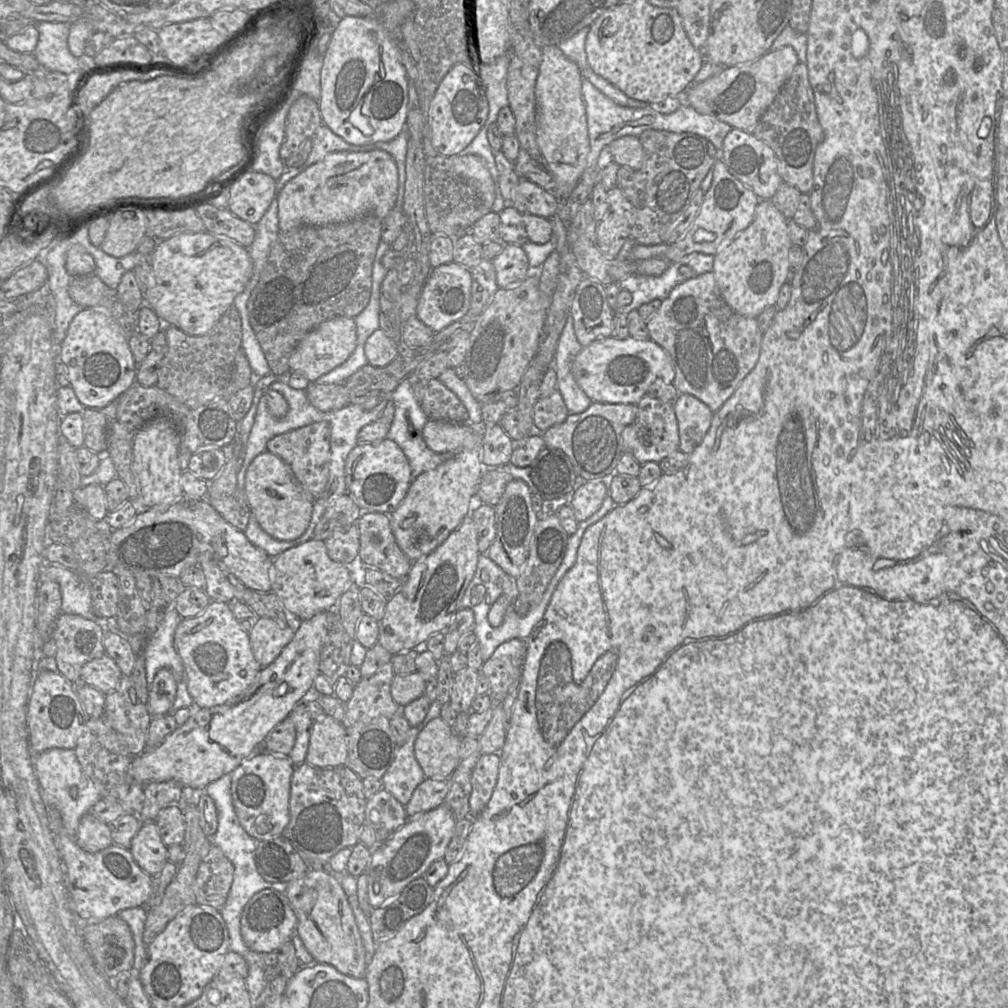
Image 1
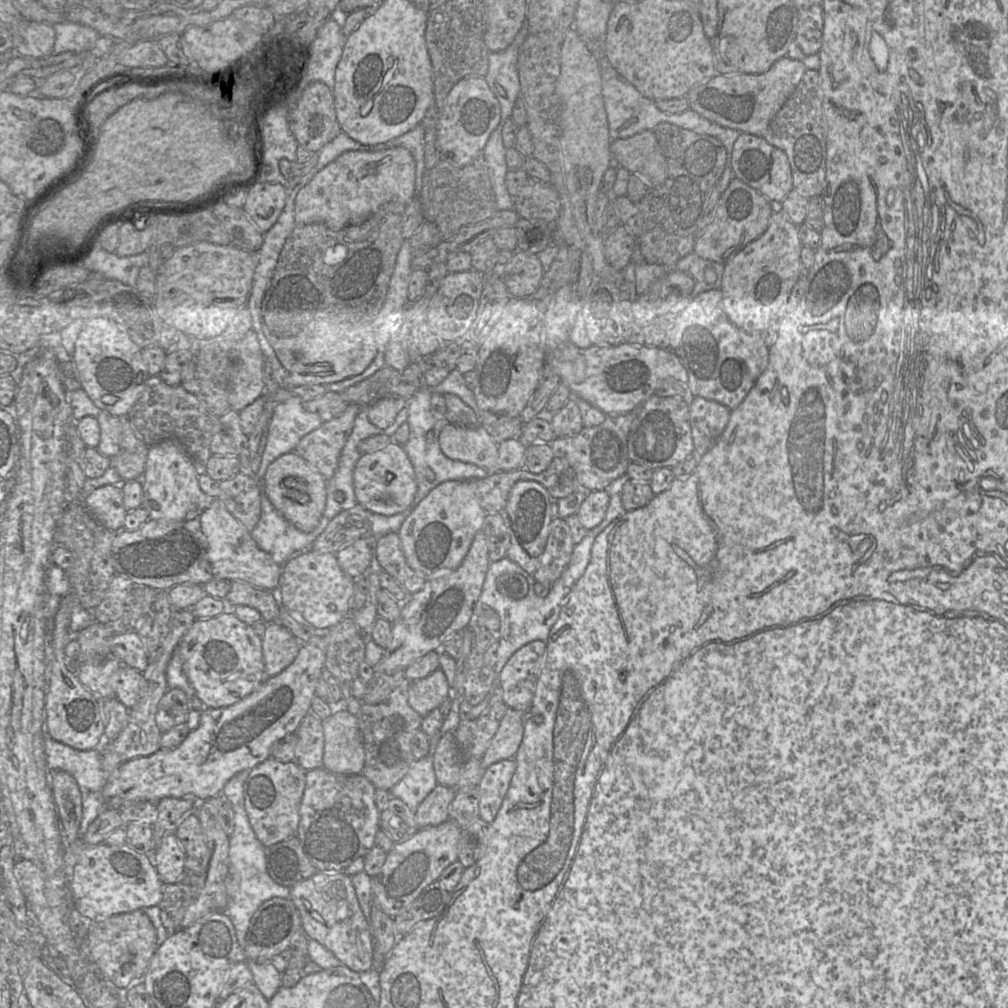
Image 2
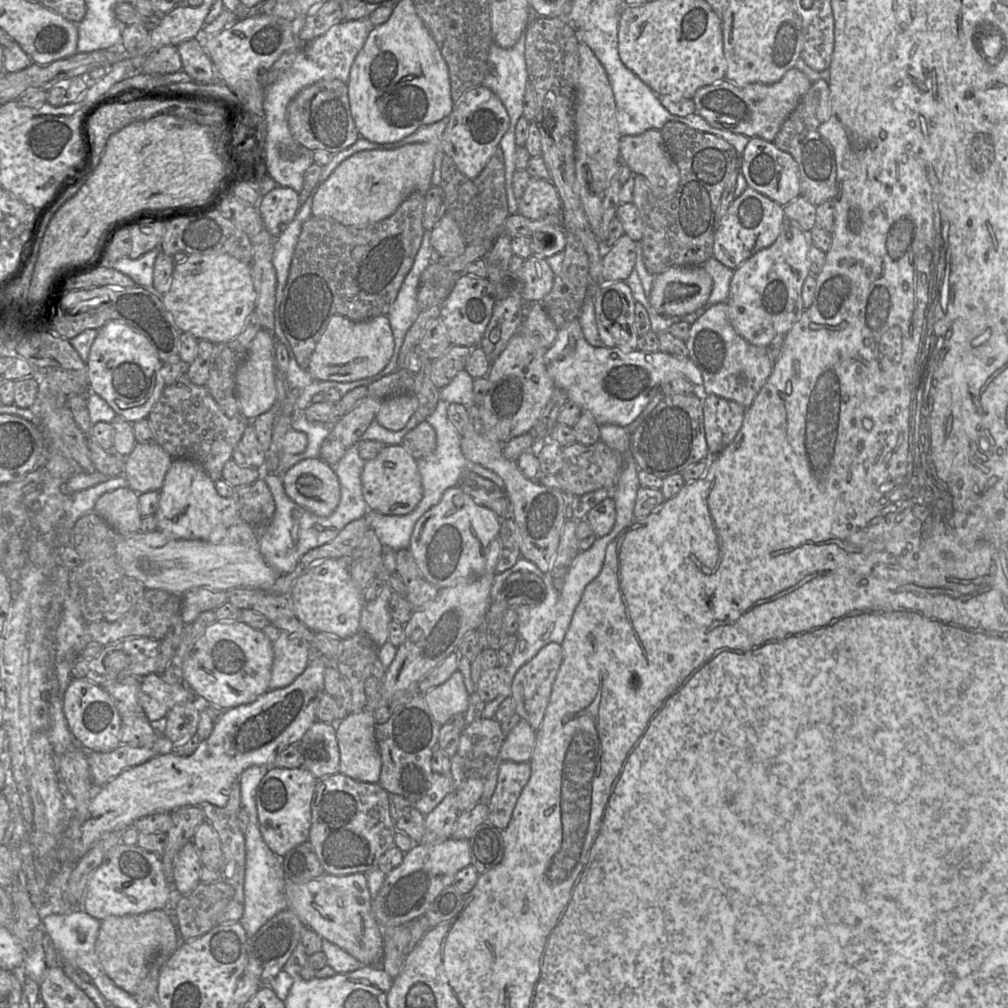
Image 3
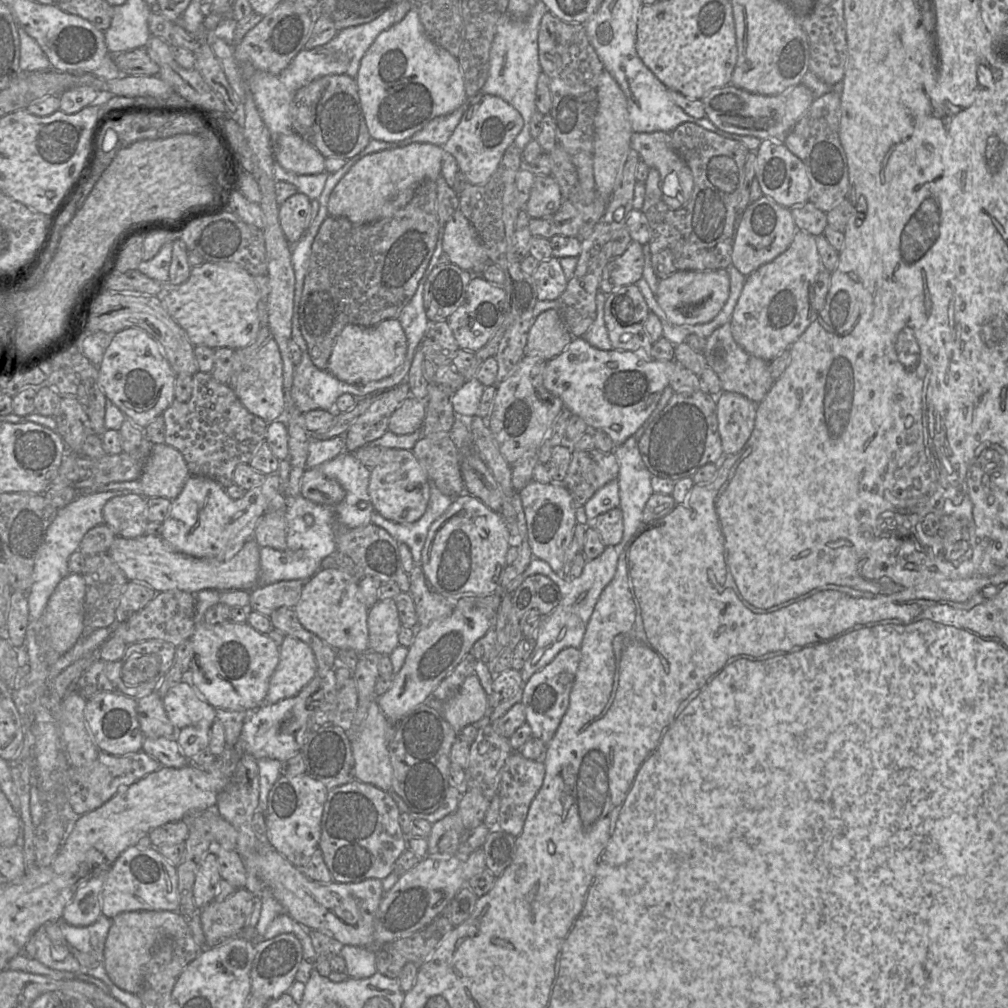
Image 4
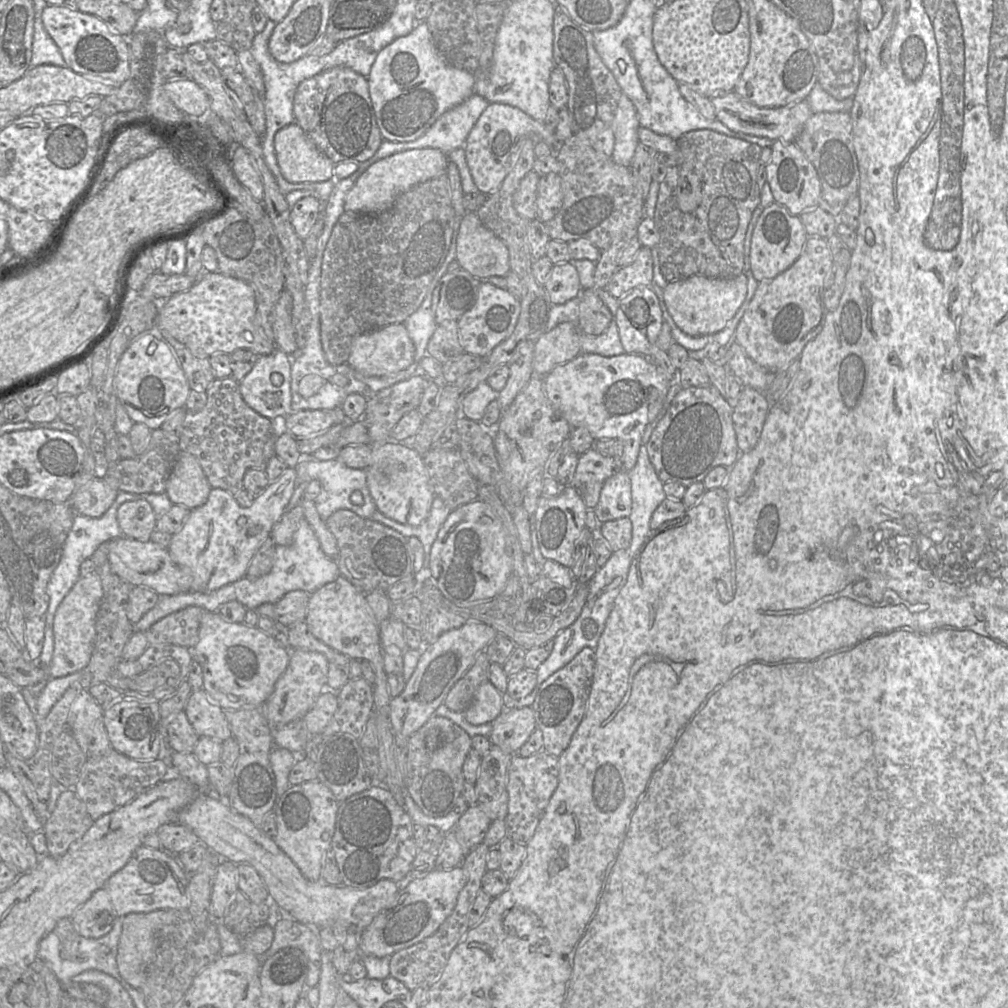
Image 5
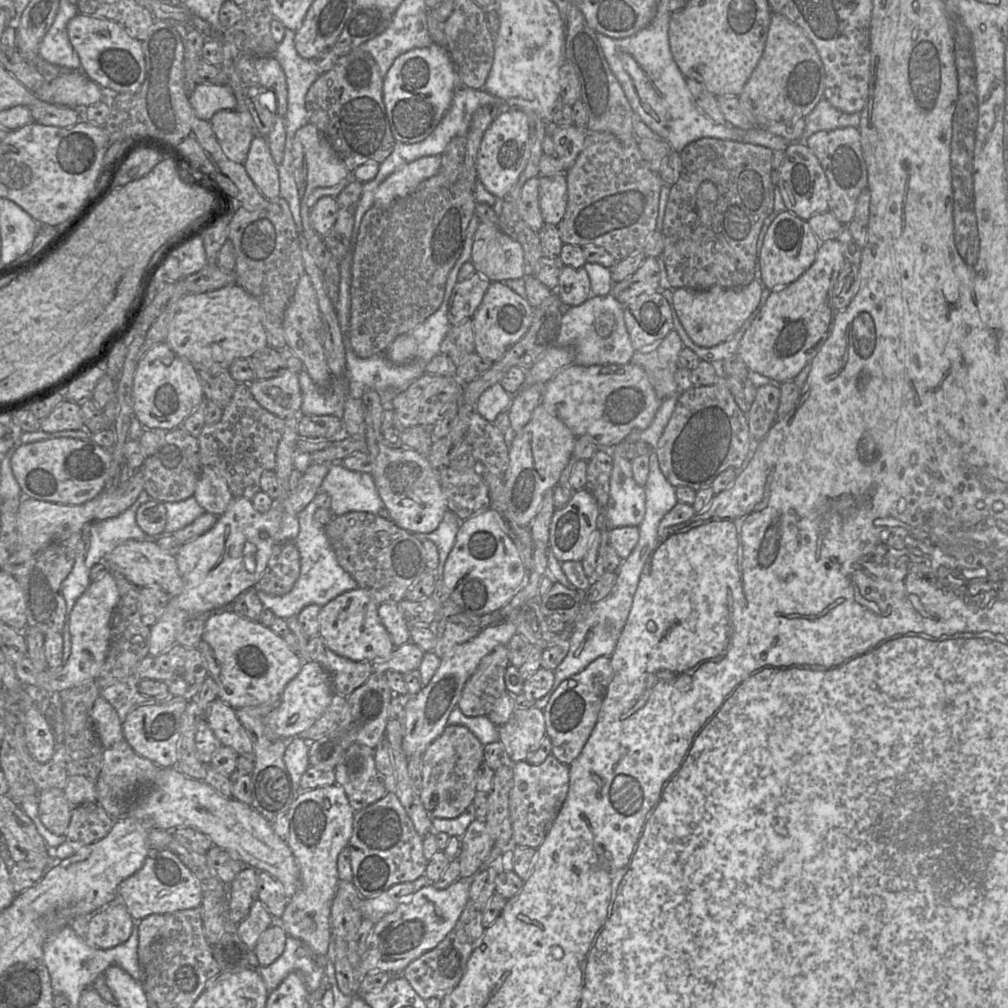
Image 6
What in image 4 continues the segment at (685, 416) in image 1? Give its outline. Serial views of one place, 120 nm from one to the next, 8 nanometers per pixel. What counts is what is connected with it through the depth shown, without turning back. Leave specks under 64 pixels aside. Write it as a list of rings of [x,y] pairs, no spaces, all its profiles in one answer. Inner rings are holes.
[[[734,392],[716,396],[718,432],[725,458],[739,453],[750,439],[758,404]]]

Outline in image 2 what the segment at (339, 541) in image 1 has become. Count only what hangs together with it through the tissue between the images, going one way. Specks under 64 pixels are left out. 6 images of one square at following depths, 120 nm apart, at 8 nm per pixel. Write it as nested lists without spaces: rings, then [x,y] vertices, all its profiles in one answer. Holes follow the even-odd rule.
[[[371,537],[360,538],[335,553],[341,569],[353,580],[360,579],[370,567],[374,556]]]

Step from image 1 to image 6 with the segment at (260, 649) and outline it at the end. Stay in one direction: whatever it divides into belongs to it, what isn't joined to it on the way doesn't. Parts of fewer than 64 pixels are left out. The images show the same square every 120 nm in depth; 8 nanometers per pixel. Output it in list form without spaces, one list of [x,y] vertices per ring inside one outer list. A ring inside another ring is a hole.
[[[313,660],[303,661],[297,676],[285,687],[280,697],[280,705],[263,718],[264,727],[284,740],[298,737],[322,716],[331,704],[334,694],[326,670]]]

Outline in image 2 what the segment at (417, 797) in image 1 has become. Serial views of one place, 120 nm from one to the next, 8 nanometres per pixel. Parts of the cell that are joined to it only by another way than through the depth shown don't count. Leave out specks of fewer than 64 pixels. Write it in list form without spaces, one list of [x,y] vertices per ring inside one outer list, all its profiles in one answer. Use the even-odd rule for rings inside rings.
[[[438,784],[414,812],[418,828],[438,826],[448,821],[449,806],[454,797],[454,789]]]

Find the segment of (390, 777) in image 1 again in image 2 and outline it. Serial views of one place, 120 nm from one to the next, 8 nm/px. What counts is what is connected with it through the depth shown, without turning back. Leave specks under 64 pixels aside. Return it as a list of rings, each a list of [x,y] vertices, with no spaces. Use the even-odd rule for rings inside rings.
[[[430,755],[415,760],[406,775],[389,791],[413,812],[438,785]]]

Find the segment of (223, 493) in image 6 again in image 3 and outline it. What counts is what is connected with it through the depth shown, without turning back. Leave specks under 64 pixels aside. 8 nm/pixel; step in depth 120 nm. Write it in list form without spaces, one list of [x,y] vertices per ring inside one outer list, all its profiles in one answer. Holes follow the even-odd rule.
[[[136,443],[132,452],[123,458],[122,475],[136,493],[161,489],[173,457],[159,444]]]

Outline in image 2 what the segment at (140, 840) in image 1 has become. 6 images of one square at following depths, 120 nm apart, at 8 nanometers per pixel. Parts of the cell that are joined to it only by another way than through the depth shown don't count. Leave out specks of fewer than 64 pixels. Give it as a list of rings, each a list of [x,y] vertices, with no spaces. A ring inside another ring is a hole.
[[[175,834],[159,841],[152,853],[153,864],[164,884],[175,883],[185,871],[187,854]]]

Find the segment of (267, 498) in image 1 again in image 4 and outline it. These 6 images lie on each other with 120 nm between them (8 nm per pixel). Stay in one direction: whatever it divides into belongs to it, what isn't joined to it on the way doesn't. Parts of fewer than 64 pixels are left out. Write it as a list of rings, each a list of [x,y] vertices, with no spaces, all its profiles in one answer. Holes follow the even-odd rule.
[[[310,468],[300,478],[300,495],[317,504],[336,505],[345,498],[345,491],[336,480]]]

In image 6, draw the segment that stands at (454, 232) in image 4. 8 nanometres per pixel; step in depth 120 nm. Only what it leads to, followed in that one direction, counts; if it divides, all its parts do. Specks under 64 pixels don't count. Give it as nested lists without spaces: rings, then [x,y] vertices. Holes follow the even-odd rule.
[[[480,222],[473,237],[470,262],[490,282],[523,279],[524,254],[521,245],[497,226]]]

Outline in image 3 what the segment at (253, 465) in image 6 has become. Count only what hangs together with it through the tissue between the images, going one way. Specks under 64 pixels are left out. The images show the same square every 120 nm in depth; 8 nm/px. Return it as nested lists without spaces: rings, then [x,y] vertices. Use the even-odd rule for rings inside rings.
[[[186,374],[179,376],[173,384],[164,386],[147,419],[157,444],[173,458],[197,462],[213,481],[222,479],[225,462],[232,459],[232,452],[244,430],[252,425],[252,420],[241,414],[227,417],[208,390],[192,383]]]

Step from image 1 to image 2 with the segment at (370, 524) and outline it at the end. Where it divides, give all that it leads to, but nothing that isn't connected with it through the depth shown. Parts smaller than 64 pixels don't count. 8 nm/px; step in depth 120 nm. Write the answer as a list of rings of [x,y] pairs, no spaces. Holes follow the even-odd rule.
[[[389,533],[376,538],[374,556],[381,569],[388,572],[408,595],[423,588],[426,579],[407,564],[397,533]]]

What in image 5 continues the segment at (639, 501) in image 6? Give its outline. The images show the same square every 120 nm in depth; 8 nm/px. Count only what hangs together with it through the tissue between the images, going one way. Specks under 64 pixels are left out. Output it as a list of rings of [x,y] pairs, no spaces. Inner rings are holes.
[[[625,469],[608,478],[601,490],[600,499],[594,508],[601,522],[629,518],[632,510],[631,480]]]

